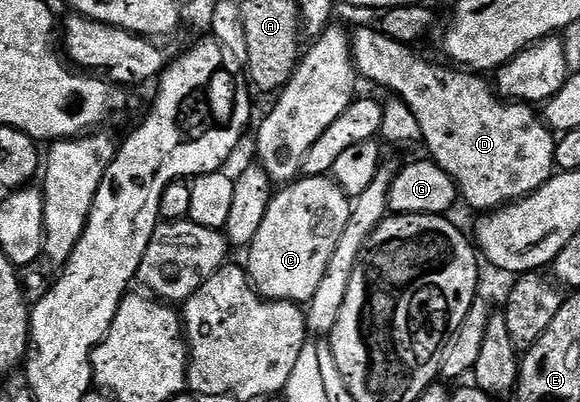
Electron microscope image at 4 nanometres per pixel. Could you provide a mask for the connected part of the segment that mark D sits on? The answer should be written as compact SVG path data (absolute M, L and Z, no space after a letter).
M362 27L357 32L356 30L352 35L352 50L354 53L354 66L363 80L371 79L374 83L379 83L382 87L387 87L390 93L393 93L397 98L403 99L408 105L408 109L412 109L412 117L416 117L416 121L420 125L420 133L422 134L421 142L426 143L426 147L430 150L429 158L437 163L440 169L444 169L444 173L448 173L454 178L454 183L458 186L461 198L466 199L466 203L470 207L475 207L478 213L489 213L497 208L505 207L507 203L517 203L519 199L523 199L525 195L530 195L536 189L540 189L550 176L555 174L556 164L554 162L554 148L556 146L555 132L551 131L546 126L543 116L538 115L533 106L517 101L507 101L498 94L493 86L490 87L485 83L481 74L475 73L469 69L451 69L449 66L441 67L438 63L429 63L422 55L417 55L414 52L413 46L405 43L398 43L392 37L383 35L381 30L370 27Z

